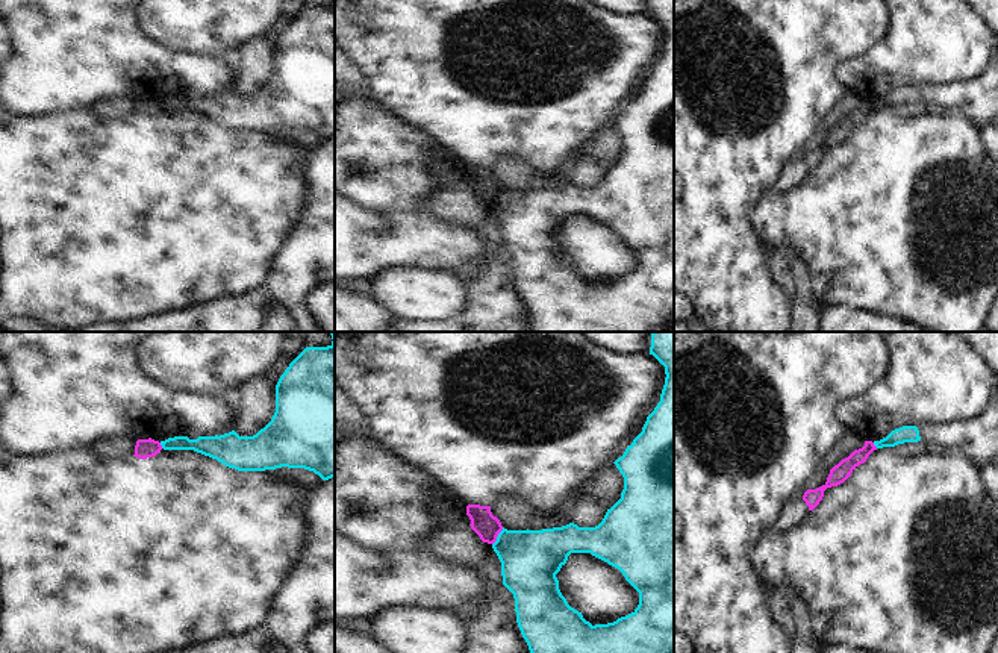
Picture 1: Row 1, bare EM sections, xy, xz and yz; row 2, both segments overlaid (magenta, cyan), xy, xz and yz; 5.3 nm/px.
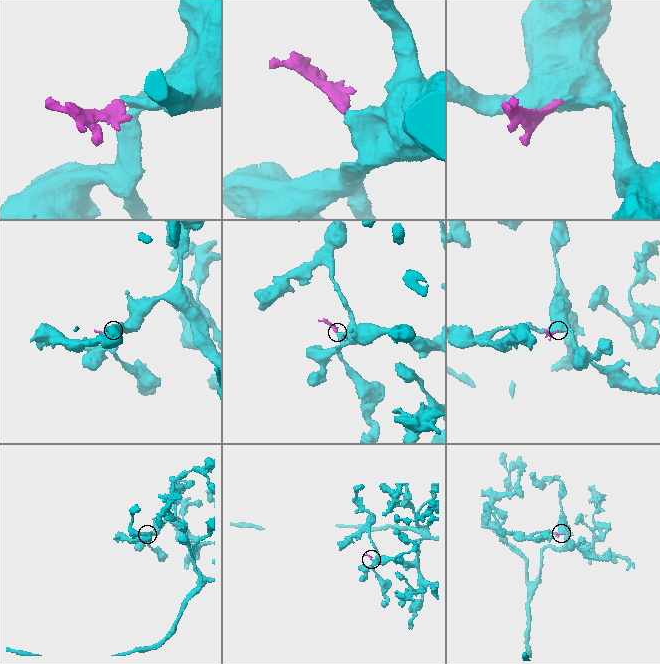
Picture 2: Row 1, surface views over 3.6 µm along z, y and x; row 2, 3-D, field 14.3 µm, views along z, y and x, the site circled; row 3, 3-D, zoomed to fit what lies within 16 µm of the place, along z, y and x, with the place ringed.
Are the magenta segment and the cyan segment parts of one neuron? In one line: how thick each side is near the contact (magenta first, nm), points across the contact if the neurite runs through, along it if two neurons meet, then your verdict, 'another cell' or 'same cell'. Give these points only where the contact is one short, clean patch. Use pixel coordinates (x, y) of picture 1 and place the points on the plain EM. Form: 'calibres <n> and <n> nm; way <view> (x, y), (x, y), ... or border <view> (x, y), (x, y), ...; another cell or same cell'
calibres 140 and 320 nm; border xz (503, 188), (492, 205); another cell

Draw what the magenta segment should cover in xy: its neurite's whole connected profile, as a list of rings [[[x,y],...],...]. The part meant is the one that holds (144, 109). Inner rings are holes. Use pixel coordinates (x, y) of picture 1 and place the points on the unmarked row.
[[[151,98],[148,100],[138,100],[136,106],[135,106],[135,115],[139,120],[147,120],[147,118],[153,118],[157,114],[161,114],[162,106],[159,102],[154,102]]]

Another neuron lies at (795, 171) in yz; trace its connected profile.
[[[803,159],[789,161],[781,170],[777,183],[768,191],[768,194],[777,195],[798,186],[809,173],[809,167]]]

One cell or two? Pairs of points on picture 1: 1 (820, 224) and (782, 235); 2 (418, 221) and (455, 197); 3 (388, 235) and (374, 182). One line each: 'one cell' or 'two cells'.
1: one cell
2: two cells
3: two cells

